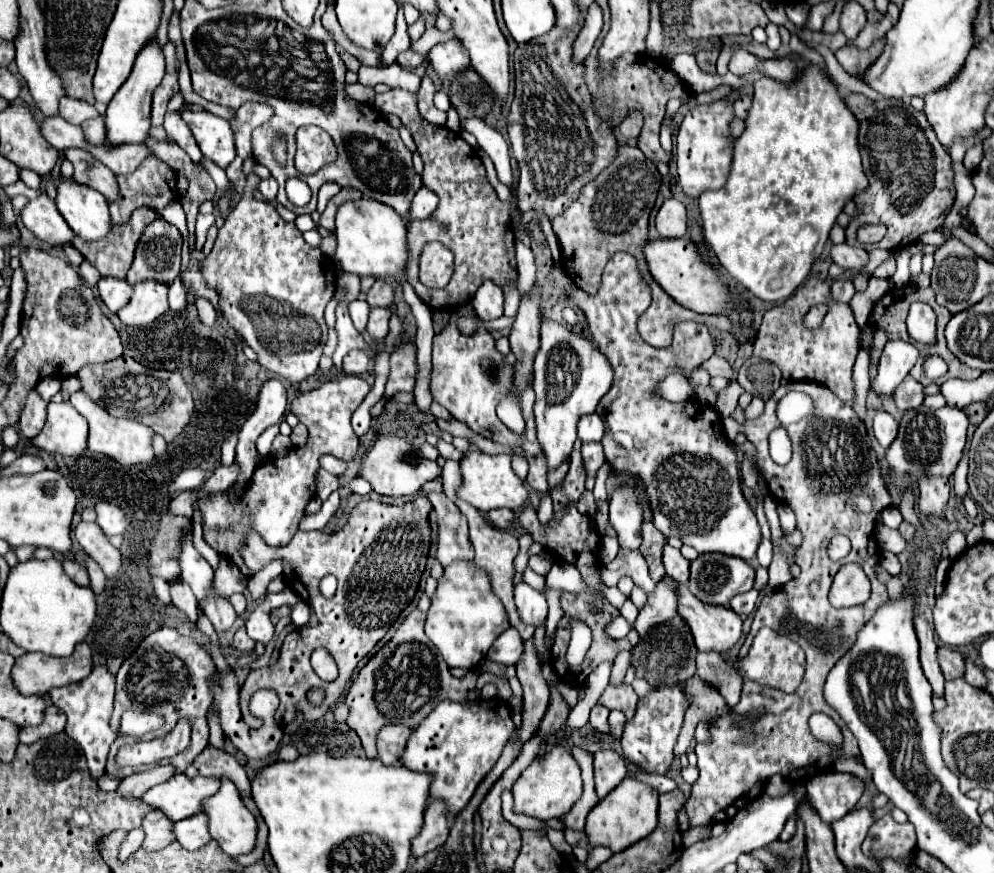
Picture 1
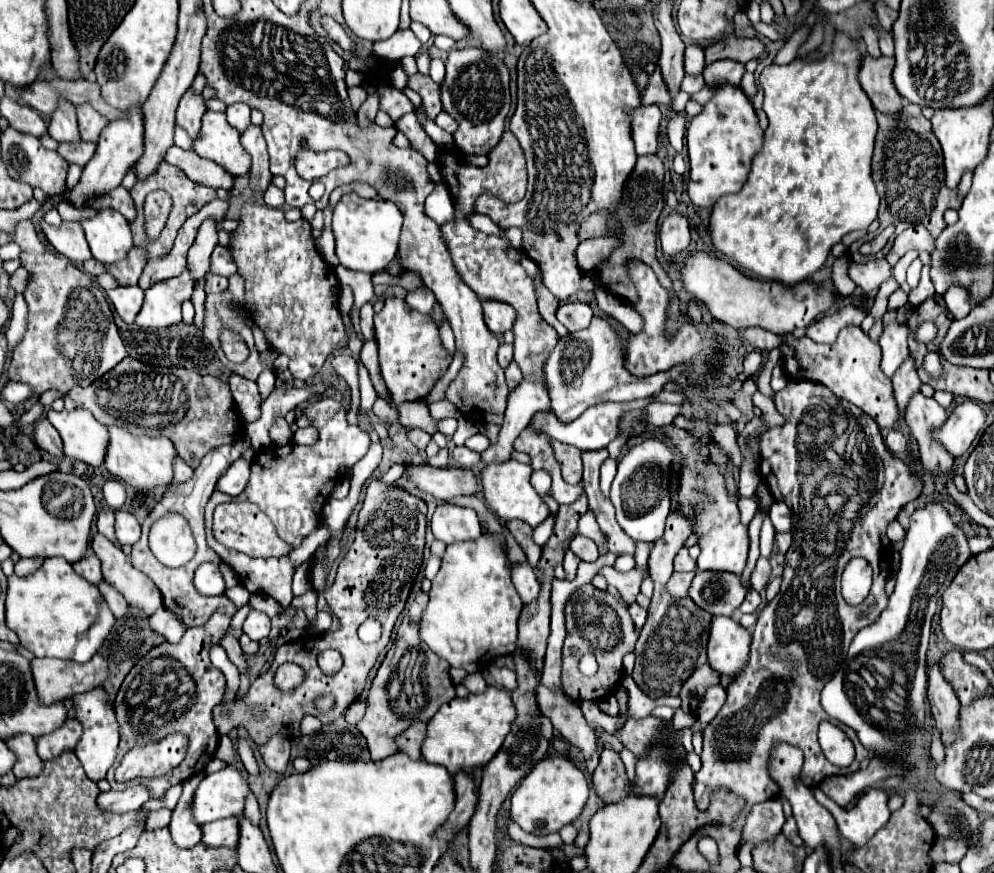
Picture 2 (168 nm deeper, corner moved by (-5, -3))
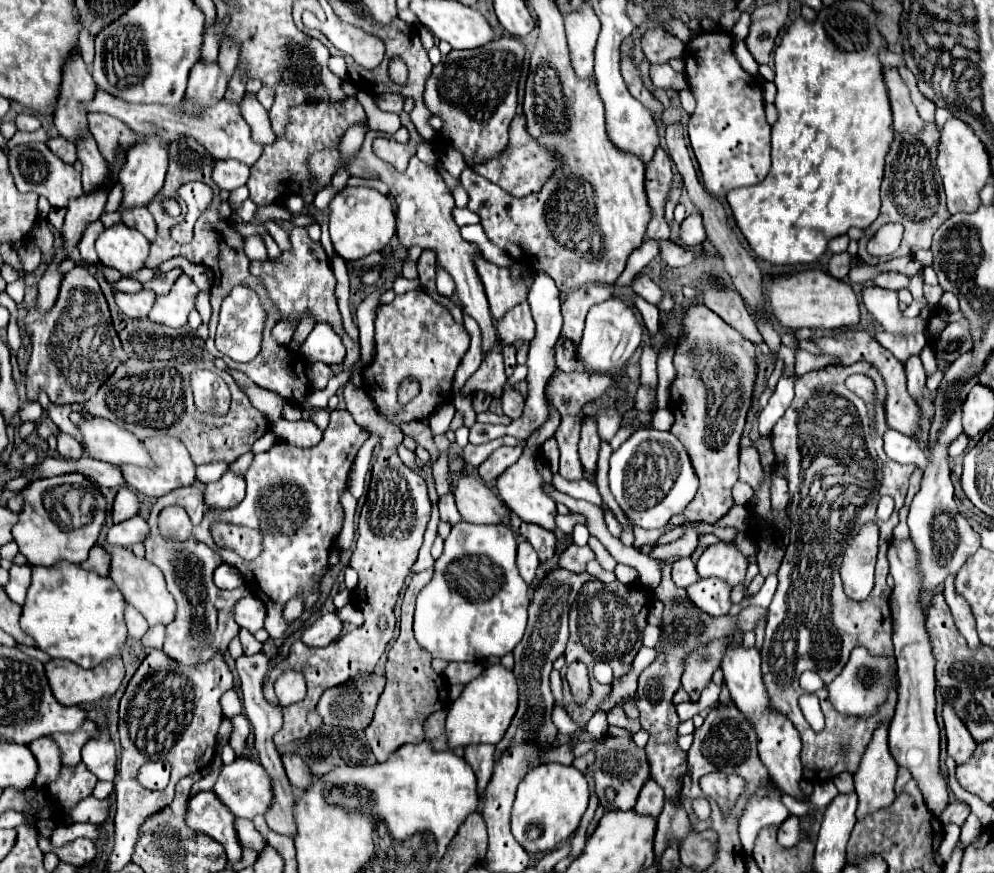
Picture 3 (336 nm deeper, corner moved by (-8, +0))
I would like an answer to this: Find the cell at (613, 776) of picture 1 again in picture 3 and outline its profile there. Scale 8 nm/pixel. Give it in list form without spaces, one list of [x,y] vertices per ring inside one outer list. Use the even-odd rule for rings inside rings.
[[[603,736],[597,738],[593,742],[579,742],[573,750],[575,754],[587,754],[587,752],[595,752],[595,760],[587,766],[591,772],[591,778],[595,782],[595,792],[599,802],[607,808],[607,810],[633,810],[639,790],[643,788],[643,784],[649,780],[651,772],[649,772],[649,760],[645,754],[645,748],[639,748],[631,736],[627,738],[615,738],[615,736]],[[605,788],[613,788],[615,790],[615,798],[609,802],[605,798]]]

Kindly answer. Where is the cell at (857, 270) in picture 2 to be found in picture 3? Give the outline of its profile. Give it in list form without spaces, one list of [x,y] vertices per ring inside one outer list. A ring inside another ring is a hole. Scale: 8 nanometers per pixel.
[[[881,272],[873,282],[881,288],[889,288],[889,290],[895,290],[895,292],[909,286],[909,278],[905,274],[897,274],[897,272]]]

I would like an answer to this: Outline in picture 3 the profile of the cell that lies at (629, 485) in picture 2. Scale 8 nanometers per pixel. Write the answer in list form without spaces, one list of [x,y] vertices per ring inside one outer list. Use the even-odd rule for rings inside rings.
[[[641,428],[611,454],[609,484],[615,500],[641,528],[661,528],[693,500],[699,478],[685,446],[671,432]]]

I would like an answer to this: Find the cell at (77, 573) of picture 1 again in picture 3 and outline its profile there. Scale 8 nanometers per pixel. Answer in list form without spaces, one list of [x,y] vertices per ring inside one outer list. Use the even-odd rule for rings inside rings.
[[[93,546],[91,552],[89,552],[89,558],[81,564],[85,570],[91,570],[91,572],[97,572],[99,576],[107,576],[109,574],[109,552],[103,548],[103,546]]]

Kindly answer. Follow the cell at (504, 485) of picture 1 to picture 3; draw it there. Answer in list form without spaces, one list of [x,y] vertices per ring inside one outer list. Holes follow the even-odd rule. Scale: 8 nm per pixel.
[[[525,448],[521,458],[509,466],[499,478],[497,478],[497,490],[501,500],[511,508],[511,512],[515,512],[523,522],[533,522],[543,526],[545,530],[555,530],[555,516],[557,516],[557,504],[555,500],[543,492],[543,476],[537,470],[535,464],[535,454],[533,450]]]

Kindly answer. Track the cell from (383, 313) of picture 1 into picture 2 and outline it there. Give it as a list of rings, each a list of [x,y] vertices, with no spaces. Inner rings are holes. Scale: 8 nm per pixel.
[[[388,297],[384,309],[374,315],[374,333],[380,353],[382,377],[392,399],[396,403],[424,399],[450,363],[446,359],[446,349],[440,343],[438,325],[432,321],[432,317],[414,313],[412,309],[408,309],[404,299]]]

